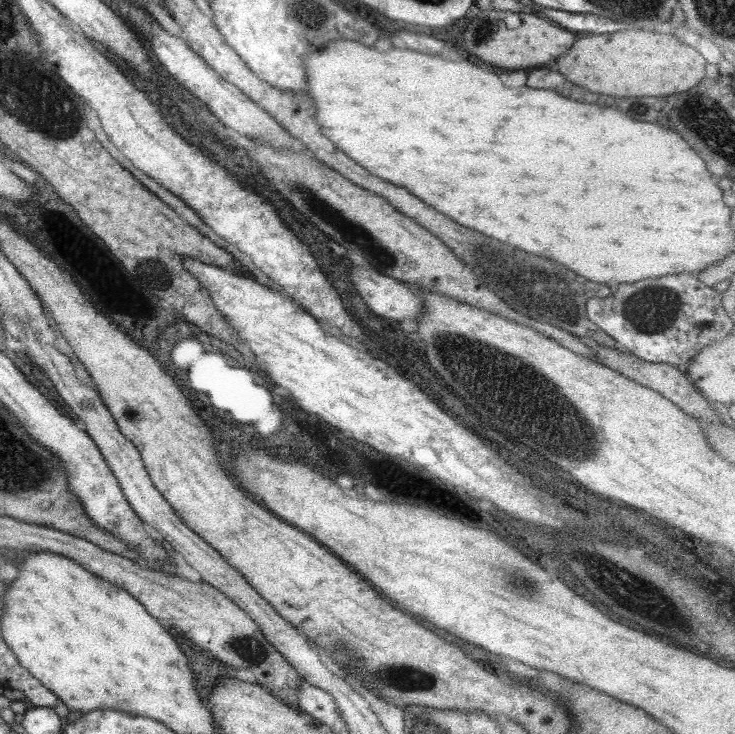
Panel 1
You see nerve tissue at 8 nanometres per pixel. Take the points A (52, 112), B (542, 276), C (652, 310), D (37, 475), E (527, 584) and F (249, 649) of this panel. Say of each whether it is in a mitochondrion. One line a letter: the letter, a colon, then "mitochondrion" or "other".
A: mitochondrion
B: mitochondrion
C: mitochondrion
D: mitochondrion
E: mitochondrion
F: mitochondrion

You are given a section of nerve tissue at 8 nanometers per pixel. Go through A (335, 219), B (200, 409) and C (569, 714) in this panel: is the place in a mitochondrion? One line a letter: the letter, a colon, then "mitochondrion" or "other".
A: mitochondrion
B: other
C: other

